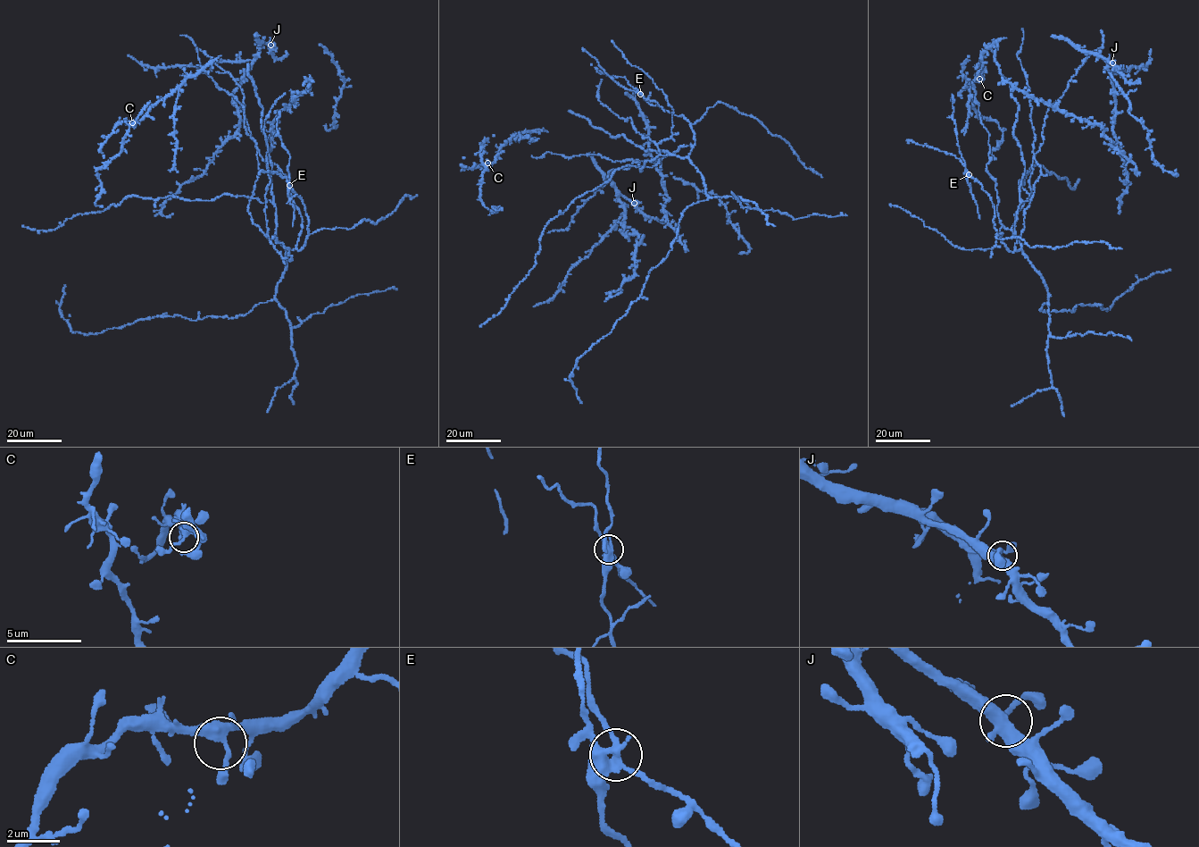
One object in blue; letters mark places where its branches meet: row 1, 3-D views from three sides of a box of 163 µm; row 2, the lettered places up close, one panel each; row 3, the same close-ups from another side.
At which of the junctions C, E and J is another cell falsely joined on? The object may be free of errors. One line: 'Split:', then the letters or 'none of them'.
Split: E

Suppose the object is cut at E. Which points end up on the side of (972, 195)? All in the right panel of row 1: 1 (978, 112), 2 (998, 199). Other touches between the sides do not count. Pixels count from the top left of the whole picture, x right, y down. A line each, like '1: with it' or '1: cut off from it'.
1: cut off from it
2: cut off from it

